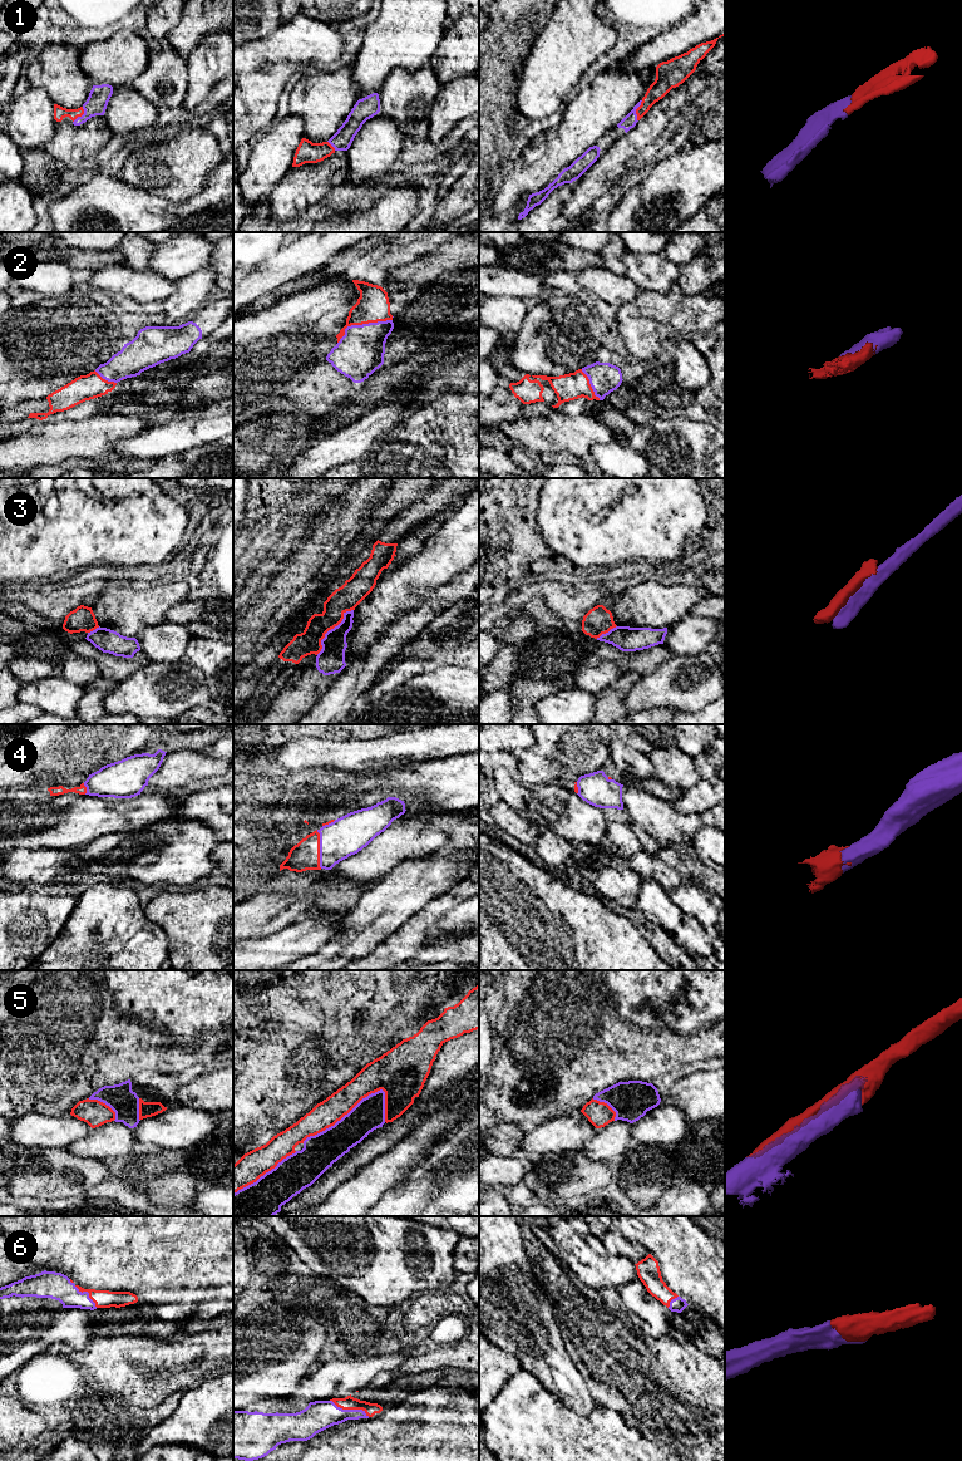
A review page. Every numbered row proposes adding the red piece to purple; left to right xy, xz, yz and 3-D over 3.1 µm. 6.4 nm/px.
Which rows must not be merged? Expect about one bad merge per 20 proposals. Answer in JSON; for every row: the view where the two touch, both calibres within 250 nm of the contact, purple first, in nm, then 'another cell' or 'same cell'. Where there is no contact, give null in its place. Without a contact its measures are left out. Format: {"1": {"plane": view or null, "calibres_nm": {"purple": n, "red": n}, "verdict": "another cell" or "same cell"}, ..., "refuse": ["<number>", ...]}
{"1": {"plane": "yz", "calibres_nm": {"purple": 90, "red": 120}, "verdict": "same cell"}, "2": {"plane": "xz", "calibres_nm": {"purple": 300, "red": 200}, "verdict": "same cell"}, "3": {"plane": "xz", "calibres_nm": {"purple": 180, "red": 160}, "verdict": "another cell"}, "4": {"plane": "xz", "calibres_nm": {"purple": 260, "red": 180}, "verdict": "same cell"}, "5": {"plane": "xz", "calibres_nm": {"purple": 220, "red": 170}, "verdict": "same cell"}, "6": {"plane": "xz", "calibres_nm": {"purple": 190, "red": 90}, "verdict": "same cell"}, "refuse": ["3"]}

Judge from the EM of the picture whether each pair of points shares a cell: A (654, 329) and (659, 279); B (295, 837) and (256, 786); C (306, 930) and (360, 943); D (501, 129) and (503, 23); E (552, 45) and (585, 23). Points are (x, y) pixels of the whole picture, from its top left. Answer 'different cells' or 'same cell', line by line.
A: different cells
B: different cells
C: different cells
D: same cell
E: same cell

